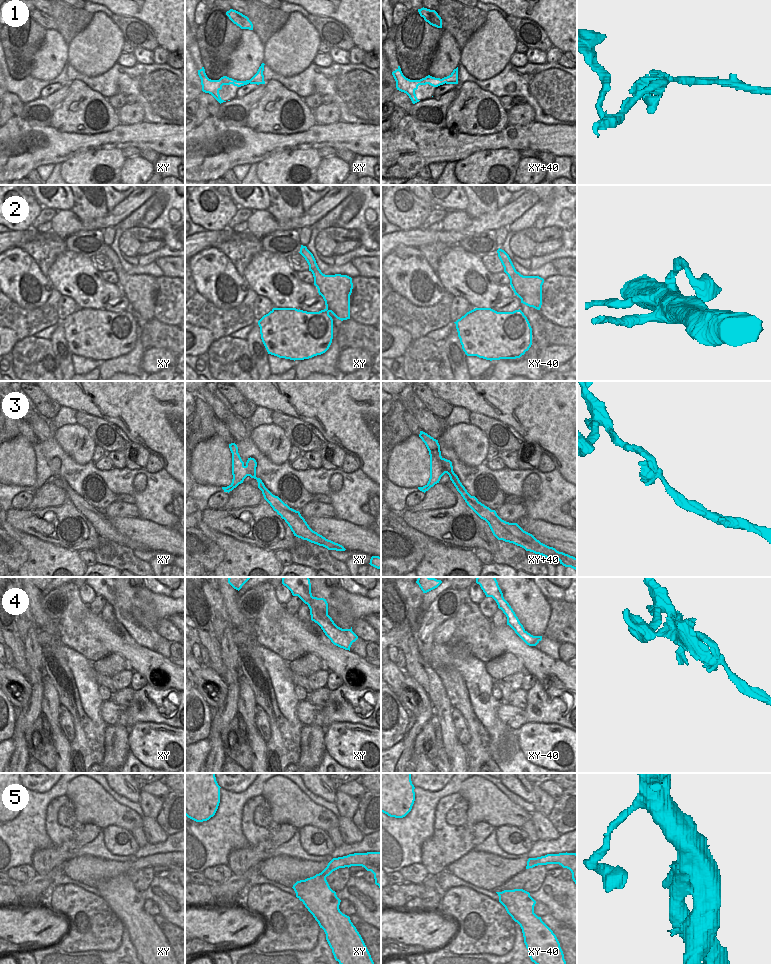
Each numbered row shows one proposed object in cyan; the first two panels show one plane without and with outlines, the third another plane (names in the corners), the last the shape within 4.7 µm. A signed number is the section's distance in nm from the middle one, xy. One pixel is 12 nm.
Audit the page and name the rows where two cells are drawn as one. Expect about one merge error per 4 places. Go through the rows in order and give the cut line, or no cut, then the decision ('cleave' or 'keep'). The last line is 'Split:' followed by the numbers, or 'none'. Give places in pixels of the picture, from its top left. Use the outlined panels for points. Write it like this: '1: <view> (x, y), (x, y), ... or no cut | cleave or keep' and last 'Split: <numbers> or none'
1: xy+40 (440, 79), (445, 82) | cleave
2: no cut | keep
3: no cut | keep
4: xy (334, 624), (339, 630), (340, 642), (338, 645) | cleave
5: no cut | keep
Split: 1, 4

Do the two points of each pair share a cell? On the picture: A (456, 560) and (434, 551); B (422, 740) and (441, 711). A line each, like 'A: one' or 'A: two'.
A: one
B: two

